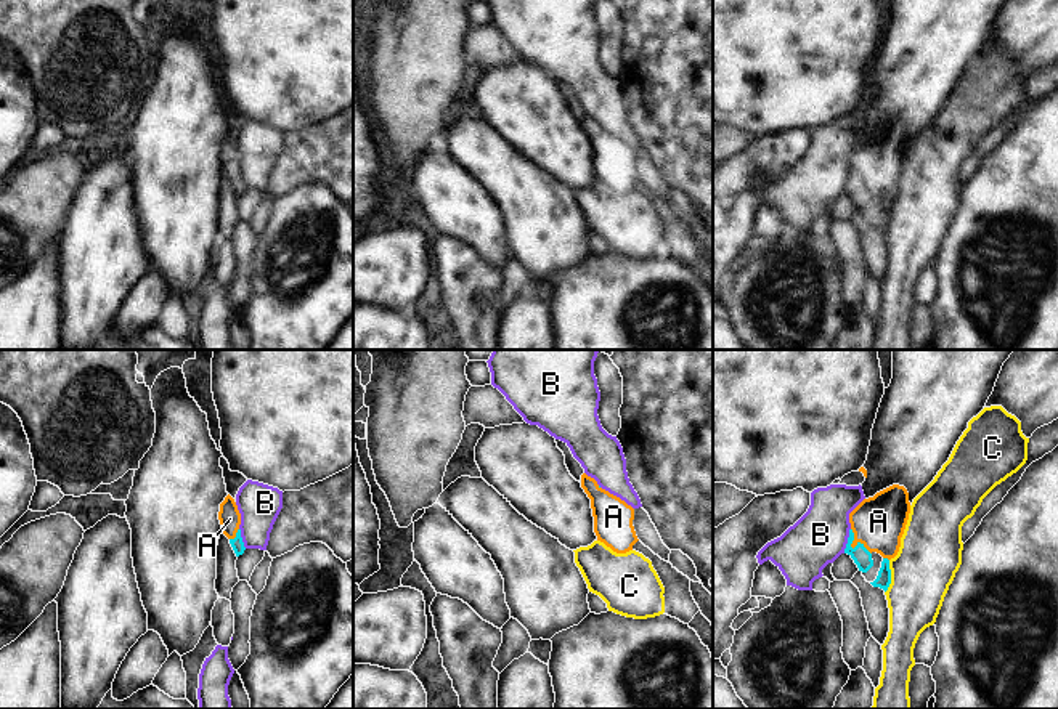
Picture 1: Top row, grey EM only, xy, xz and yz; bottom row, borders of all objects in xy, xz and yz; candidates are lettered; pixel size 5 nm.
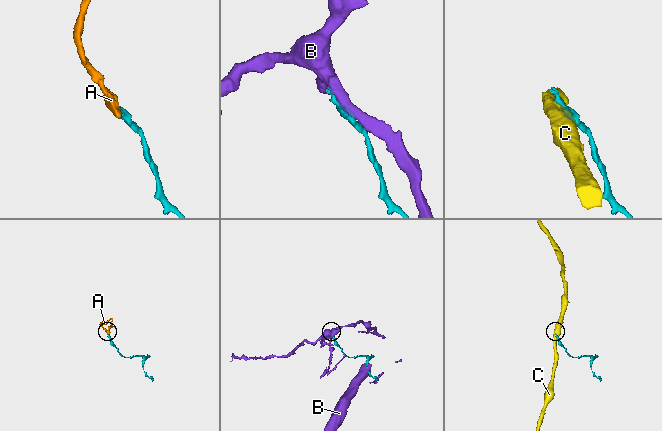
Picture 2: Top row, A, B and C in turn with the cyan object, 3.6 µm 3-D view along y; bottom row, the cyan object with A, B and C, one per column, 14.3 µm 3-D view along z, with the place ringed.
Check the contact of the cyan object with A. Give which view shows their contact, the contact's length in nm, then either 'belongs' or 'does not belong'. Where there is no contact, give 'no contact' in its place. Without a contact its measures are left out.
yz | 170 nm | belongs

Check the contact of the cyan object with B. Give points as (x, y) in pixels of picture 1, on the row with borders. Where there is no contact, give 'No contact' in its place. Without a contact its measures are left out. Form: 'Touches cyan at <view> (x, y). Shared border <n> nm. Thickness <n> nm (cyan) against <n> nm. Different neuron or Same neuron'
Touches cyan at yz (848, 541). Shared border 130 nm. Thickness 90 nm (cyan) against 280 nm. Different neuron.

